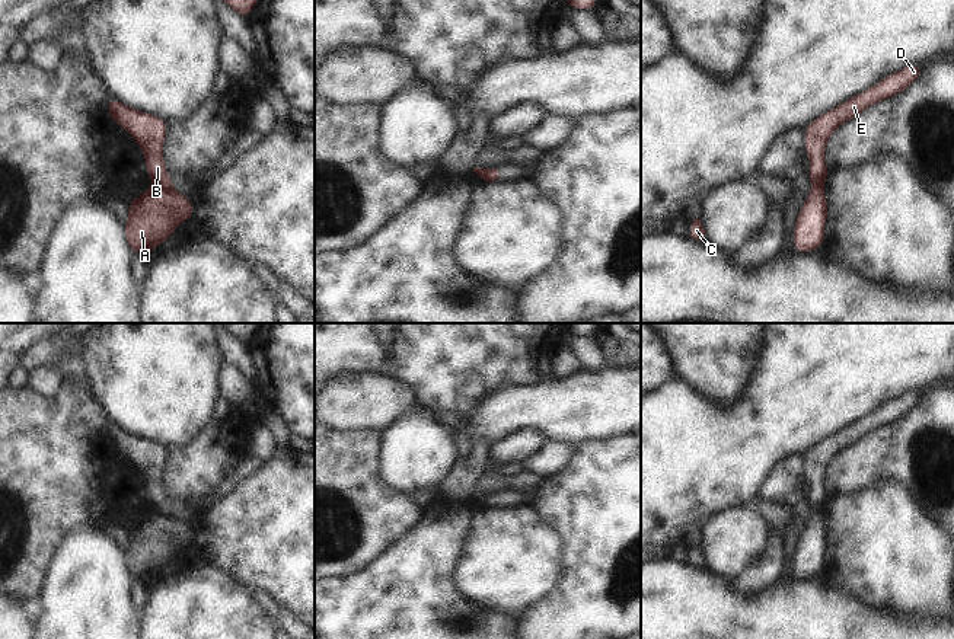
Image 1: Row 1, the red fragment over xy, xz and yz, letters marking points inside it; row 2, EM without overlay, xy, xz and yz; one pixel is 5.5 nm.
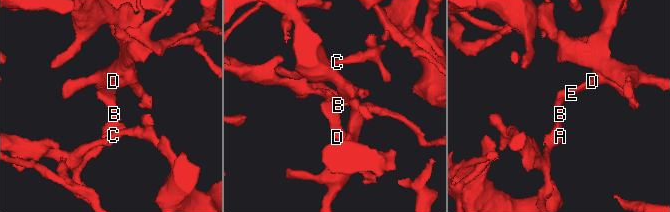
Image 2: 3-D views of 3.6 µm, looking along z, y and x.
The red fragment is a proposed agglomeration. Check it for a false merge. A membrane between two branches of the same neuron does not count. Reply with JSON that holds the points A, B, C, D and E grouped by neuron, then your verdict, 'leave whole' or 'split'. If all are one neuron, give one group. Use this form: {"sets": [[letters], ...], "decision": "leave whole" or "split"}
{"sets": [["A", "C"], ["B", "D", "E"]], "decision": "split"}

